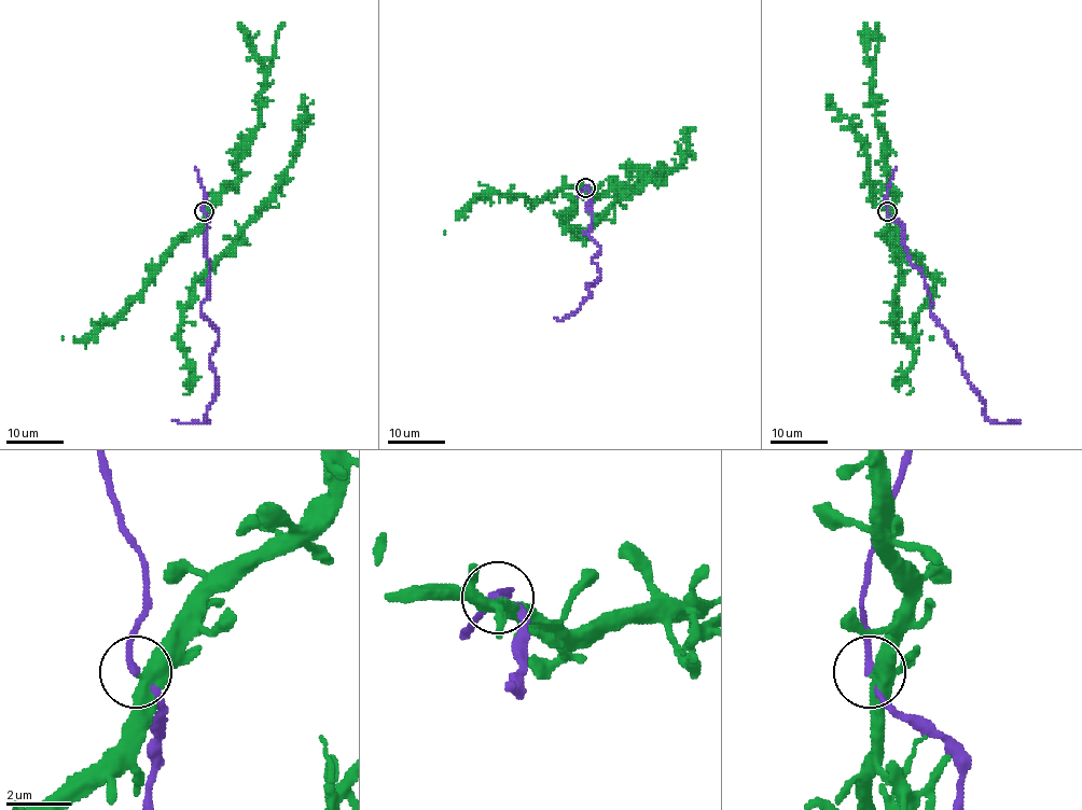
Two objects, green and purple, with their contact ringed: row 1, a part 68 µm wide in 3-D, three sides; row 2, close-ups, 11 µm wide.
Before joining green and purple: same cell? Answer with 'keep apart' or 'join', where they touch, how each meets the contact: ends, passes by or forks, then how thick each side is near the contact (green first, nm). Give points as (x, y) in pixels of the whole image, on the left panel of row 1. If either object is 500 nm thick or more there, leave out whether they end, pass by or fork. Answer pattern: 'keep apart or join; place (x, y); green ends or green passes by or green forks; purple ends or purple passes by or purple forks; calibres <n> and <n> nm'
keep apart; place (204, 211); green passes by; purple passes by; calibres 380 and 170 nm

